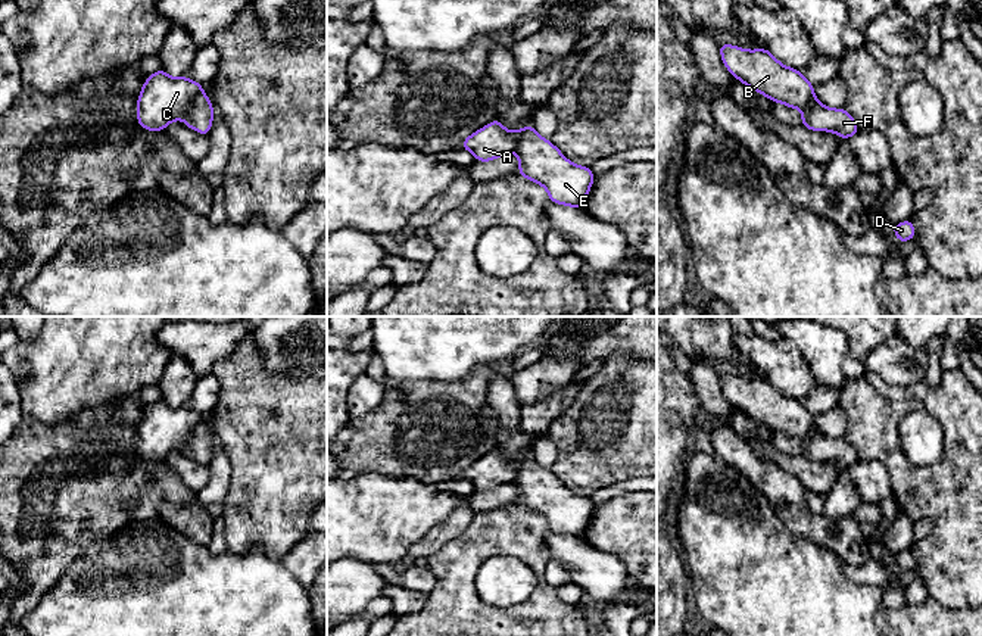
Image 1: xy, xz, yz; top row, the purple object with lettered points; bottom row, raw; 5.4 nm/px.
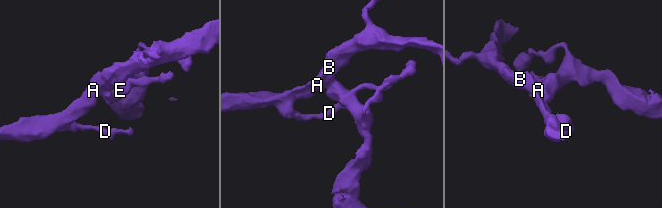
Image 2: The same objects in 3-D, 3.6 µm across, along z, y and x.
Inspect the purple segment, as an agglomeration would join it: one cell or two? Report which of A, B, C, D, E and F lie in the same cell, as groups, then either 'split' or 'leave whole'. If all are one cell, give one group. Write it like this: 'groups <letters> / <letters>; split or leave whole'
groups A B C D / E F; split

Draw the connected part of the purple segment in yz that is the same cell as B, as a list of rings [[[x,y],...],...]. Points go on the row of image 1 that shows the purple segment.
[[[720,43],[718,50],[726,69],[769,100],[801,110],[813,103],[814,85],[801,71],[782,65],[766,47],[745,50]]]

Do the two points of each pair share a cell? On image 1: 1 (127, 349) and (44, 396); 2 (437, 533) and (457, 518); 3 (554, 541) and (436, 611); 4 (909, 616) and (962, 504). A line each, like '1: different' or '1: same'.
1: same
2: same
3: different
4: different

